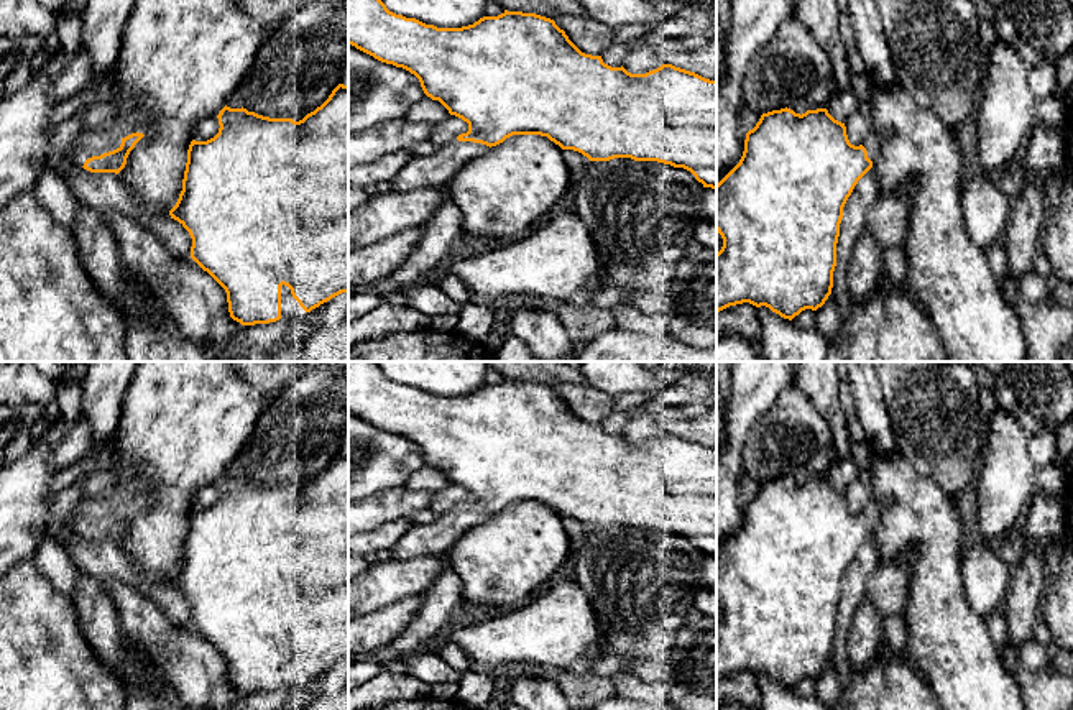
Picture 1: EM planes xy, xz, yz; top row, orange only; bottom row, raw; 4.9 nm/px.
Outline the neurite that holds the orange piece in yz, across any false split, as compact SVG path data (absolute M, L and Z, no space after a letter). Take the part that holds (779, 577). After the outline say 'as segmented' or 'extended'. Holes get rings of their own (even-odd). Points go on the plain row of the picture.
M785 475L762 482L746 501L739 531L716 552L716 600L723 606L716 621L716 680L749 671L792 689L805 677L822 675L833 656L843 575L879 521L879 508L873 498L854 514L848 508L845 491L835 488L827 477L800 483Z | extended

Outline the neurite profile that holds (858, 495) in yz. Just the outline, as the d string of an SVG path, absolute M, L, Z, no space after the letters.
M856 478L850 486L845 490L846 503L851 513L859 514L863 513L864 506L871 500L871 488L864 485L859 478Z

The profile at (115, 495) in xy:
M130 482L125 486L117 483L108 485L108 488L99 496L84 496L84 500L100 500L113 506L125 506L131 501L150 501L154 496L154 490L145 483Z

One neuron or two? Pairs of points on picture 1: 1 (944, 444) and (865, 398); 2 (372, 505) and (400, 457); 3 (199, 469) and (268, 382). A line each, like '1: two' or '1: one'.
1: two
2: two
3: two

